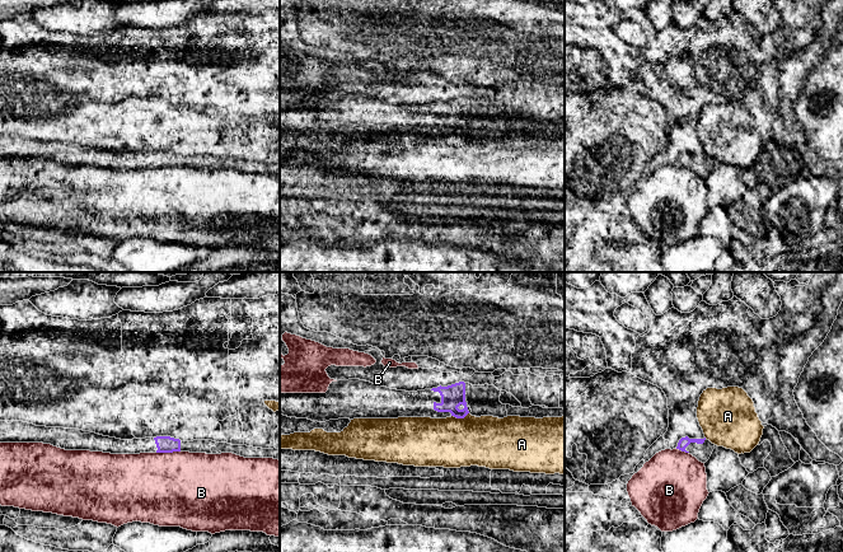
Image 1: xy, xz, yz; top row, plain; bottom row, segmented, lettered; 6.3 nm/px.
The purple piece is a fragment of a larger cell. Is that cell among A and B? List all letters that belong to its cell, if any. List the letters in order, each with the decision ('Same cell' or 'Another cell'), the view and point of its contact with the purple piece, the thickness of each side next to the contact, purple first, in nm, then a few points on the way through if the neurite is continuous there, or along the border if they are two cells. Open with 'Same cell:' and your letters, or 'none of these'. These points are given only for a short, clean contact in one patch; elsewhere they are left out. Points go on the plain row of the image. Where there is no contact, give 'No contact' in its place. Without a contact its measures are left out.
Same cell: none of these
A: Another cell. Touches purple at xz (459, 132). Thickness 150 nm (purple) against 320 nm
B: Another cell. Touches purple at xy (168, 167). Thickness 110 nm (purple) against 480 nm. Boundary: xy (179, 165), (157, 168)

